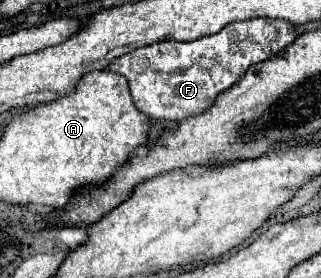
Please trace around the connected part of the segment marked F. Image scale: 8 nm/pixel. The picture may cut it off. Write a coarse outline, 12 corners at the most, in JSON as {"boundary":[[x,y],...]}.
{"boundary":[[273,18],[111,62],[153,120],[207,112],[297,38]]}

